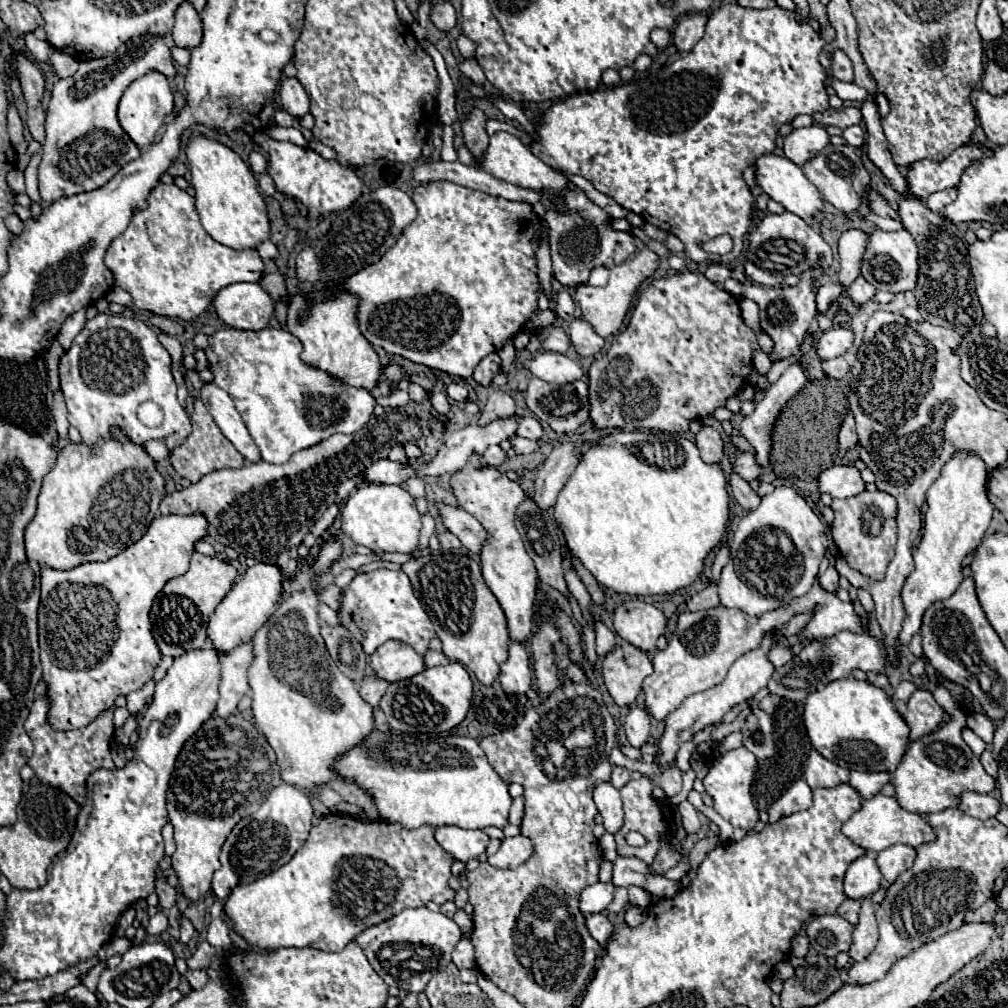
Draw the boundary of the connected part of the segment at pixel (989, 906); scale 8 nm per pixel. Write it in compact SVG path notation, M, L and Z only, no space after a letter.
M990 900L990 902L986 902L982 908L978 908L978 910L974 910L974 912L968 912L966 914L966 918L964 918L964 922L972 922L972 924L988 924L992 918L994 918L994 900Z

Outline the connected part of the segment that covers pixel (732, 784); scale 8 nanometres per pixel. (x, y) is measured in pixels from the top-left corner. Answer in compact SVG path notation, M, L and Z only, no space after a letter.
M740 746L740 748L728 750L724 756L710 756L708 762L710 762L710 768L708 768L708 774L704 776L704 788L714 800L712 808L732 826L740 826L742 830L754 828L758 824L758 810L752 802L750 788L758 768L756 756L746 746Z

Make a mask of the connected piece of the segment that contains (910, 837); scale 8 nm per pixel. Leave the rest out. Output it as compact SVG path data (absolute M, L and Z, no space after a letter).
M884 794L864 800L862 808L842 826L842 834L848 836L858 846L868 848L872 852L880 852L894 844L908 844L912 848L918 848L920 844L934 842L934 836L936 836L934 828L930 828L930 824L926 824L926 820L922 816L906 812L894 796L884 796Z

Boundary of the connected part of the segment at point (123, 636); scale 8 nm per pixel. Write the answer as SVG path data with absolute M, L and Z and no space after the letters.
M202 514L196 516L158 516L154 518L154 522L150 524L150 528L146 530L146 534L132 546L128 546L126 550L122 550L120 554L116 554L114 558L106 560L106 562L88 562L88 564L80 564L72 570L54 570L54 568L42 568L42 602L40 602L40 610L38 610L38 636L40 636L40 662L42 662L42 676L48 684L48 698L50 698L50 714L48 720L56 730L72 730L72 728L82 728L86 724L90 724L100 712L108 710L114 706L116 696L126 696L134 690L140 690L152 676L156 666L162 662L162 654L158 652L158 646L154 644L154 634L150 628L150 608L154 598L158 596L158 592L162 592L166 580L174 578L174 576L182 576L188 568L190 556L194 554L194 544L206 536L206 528L208 522Z

